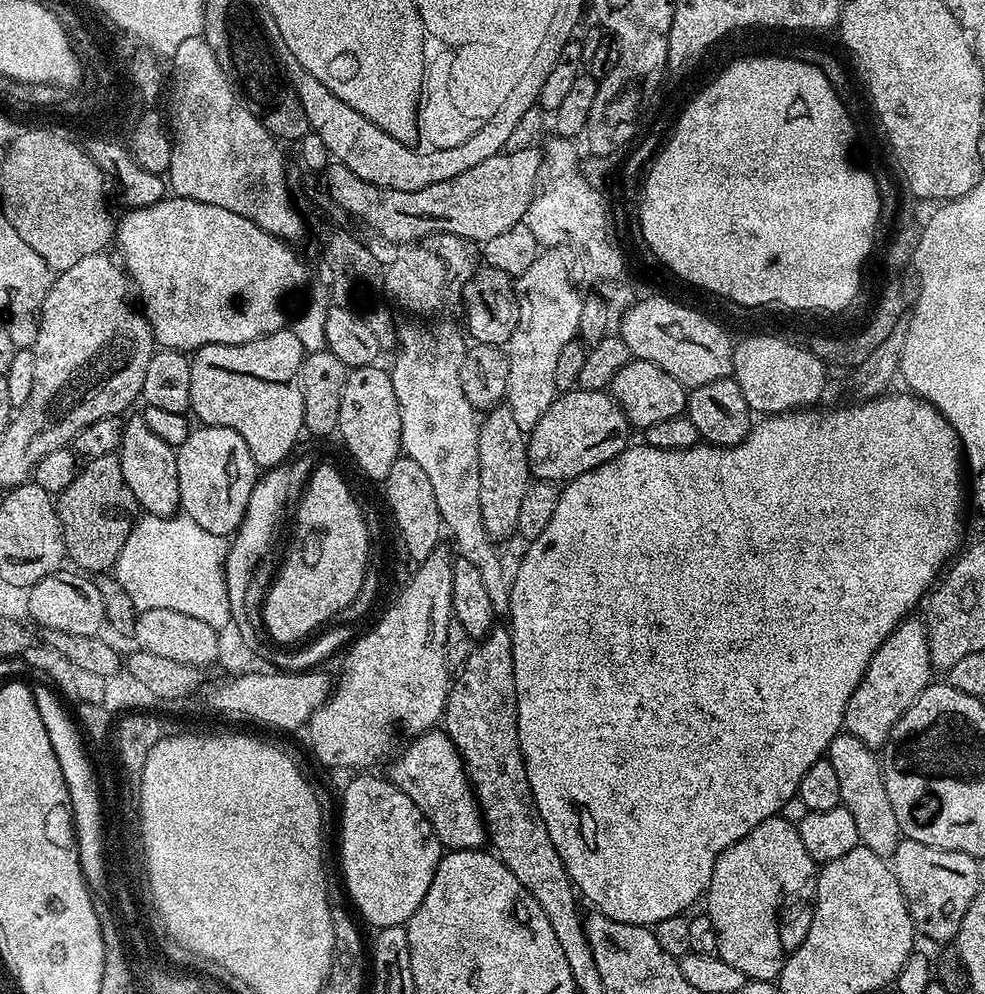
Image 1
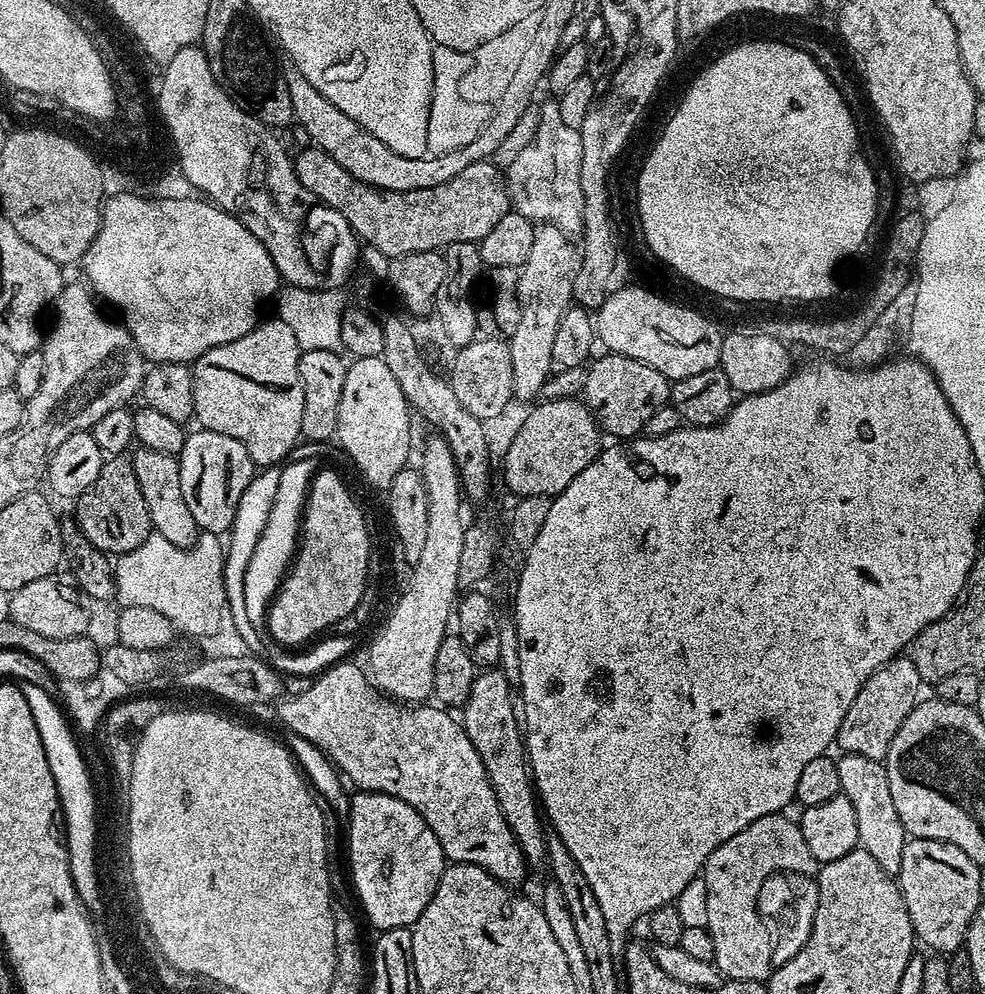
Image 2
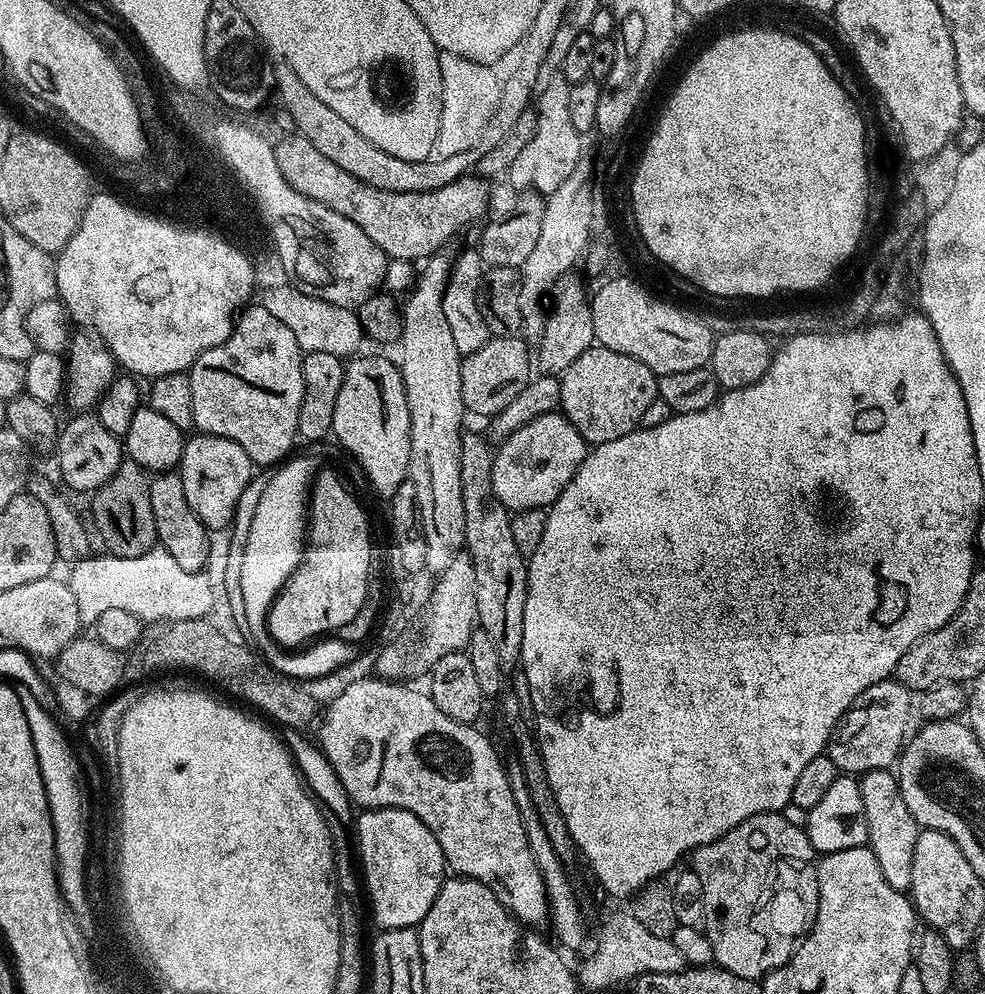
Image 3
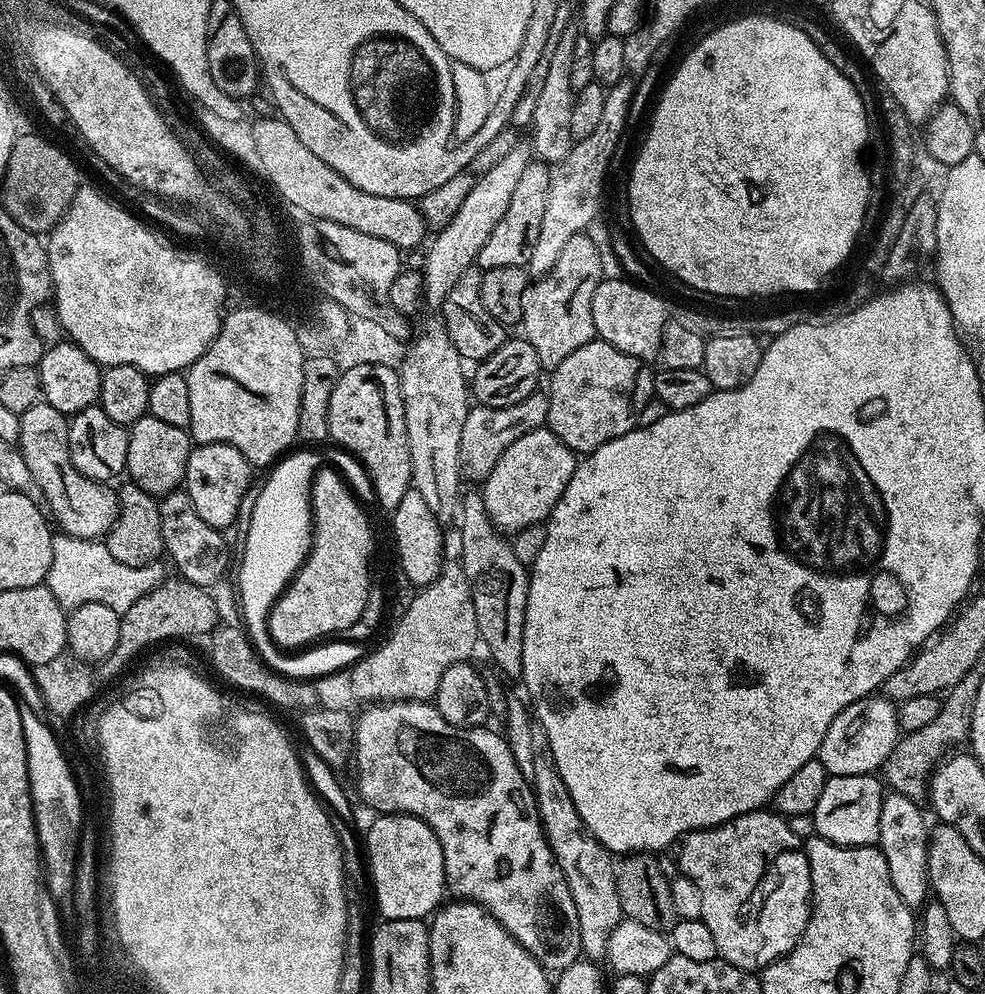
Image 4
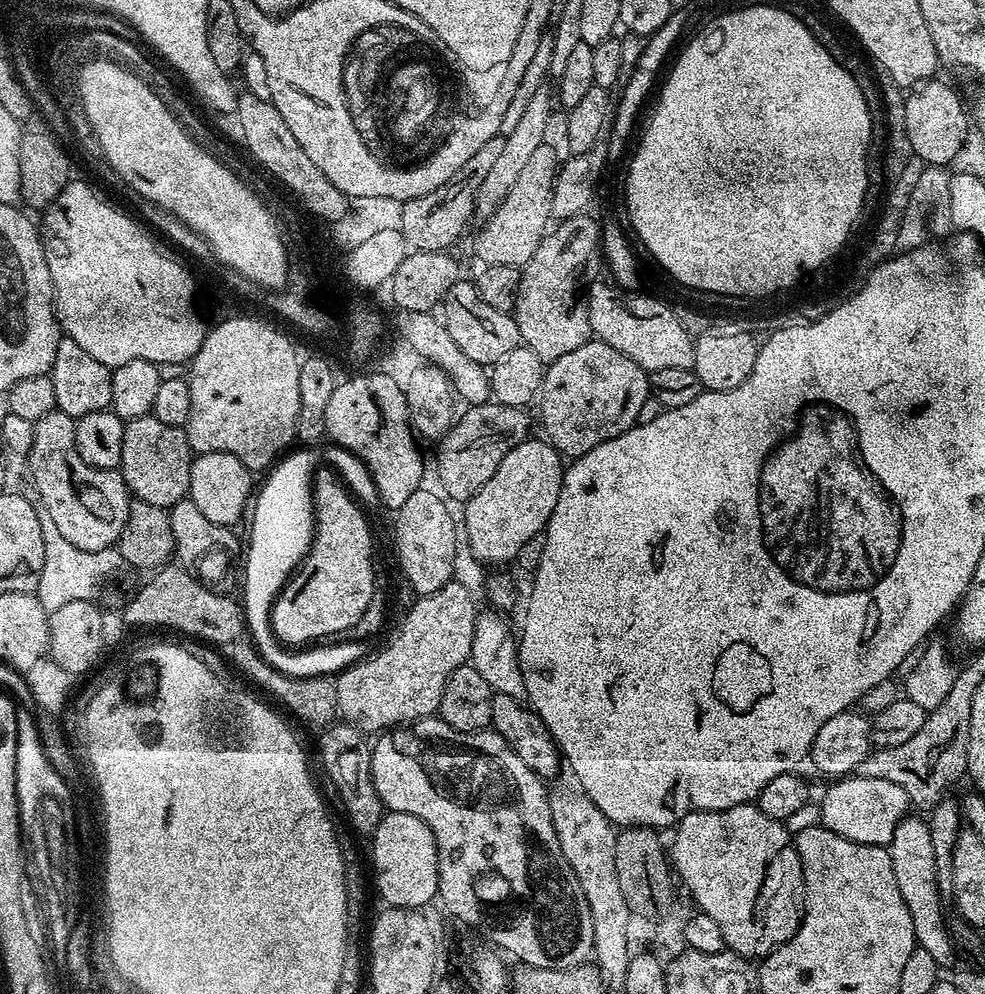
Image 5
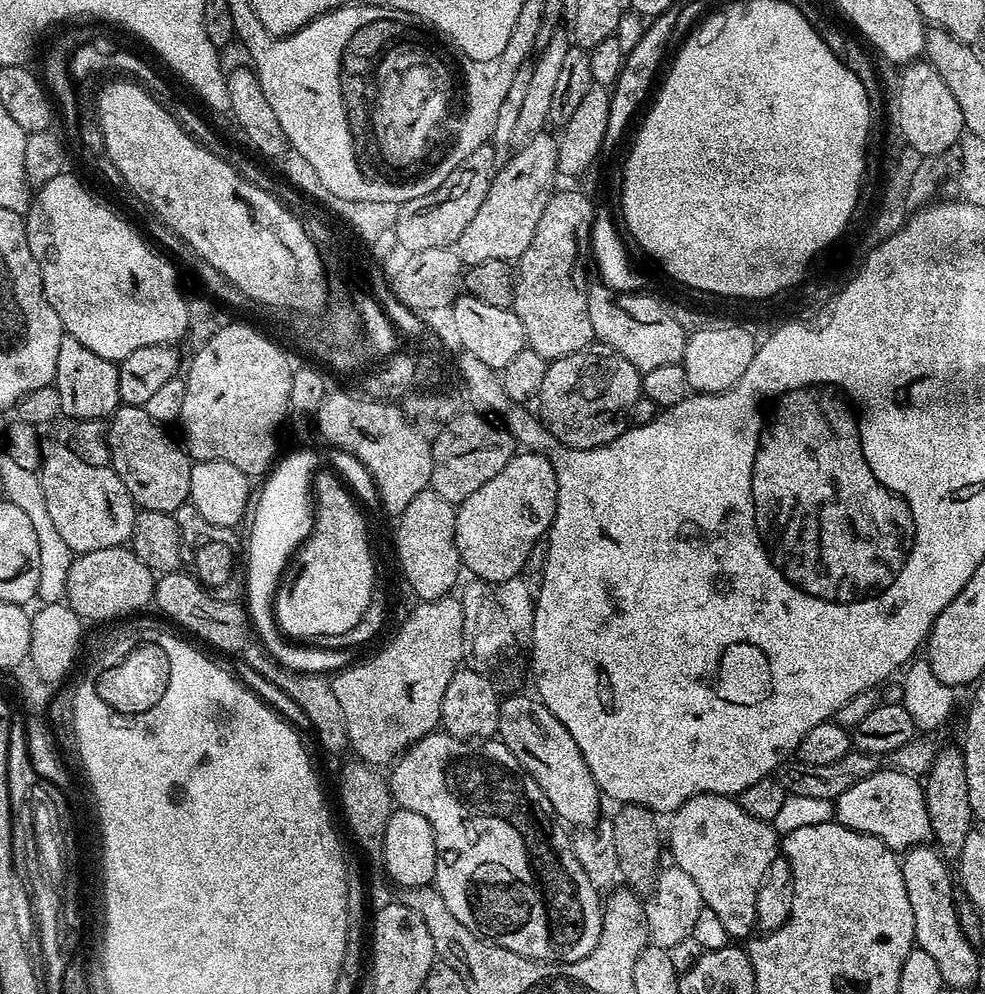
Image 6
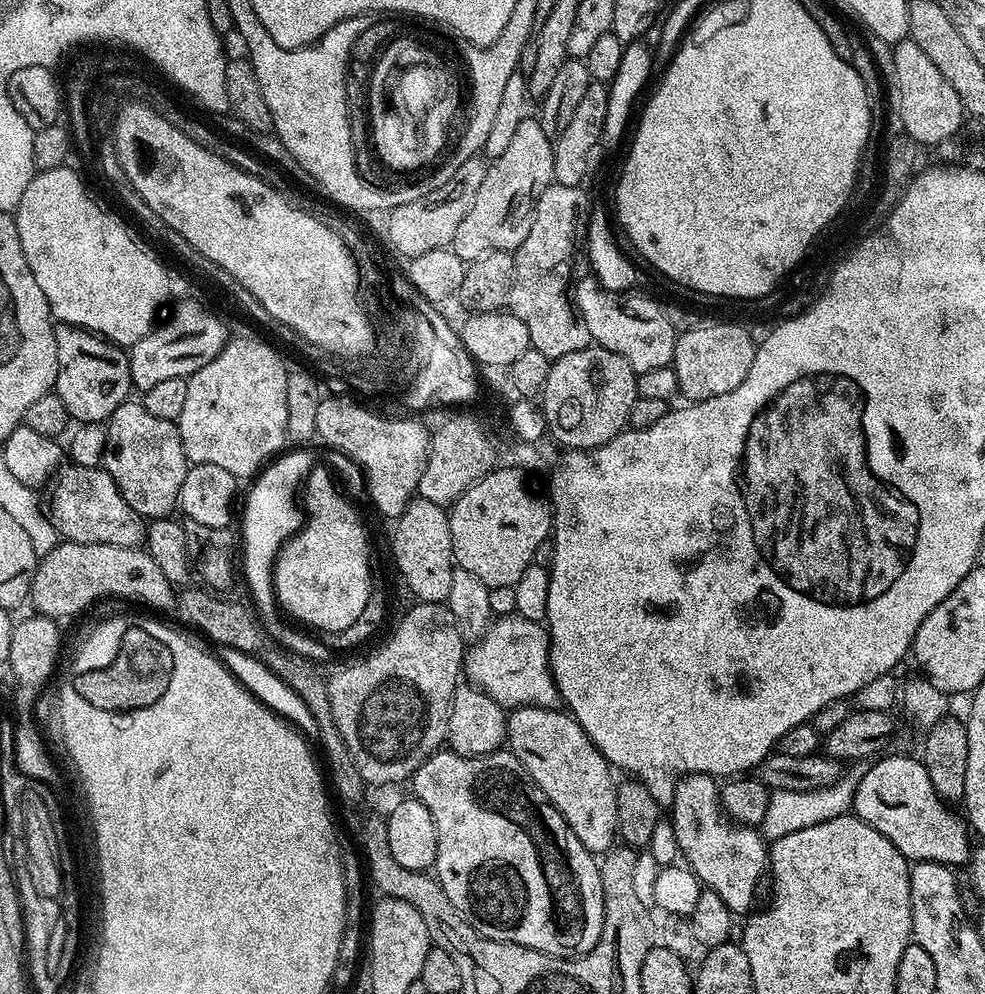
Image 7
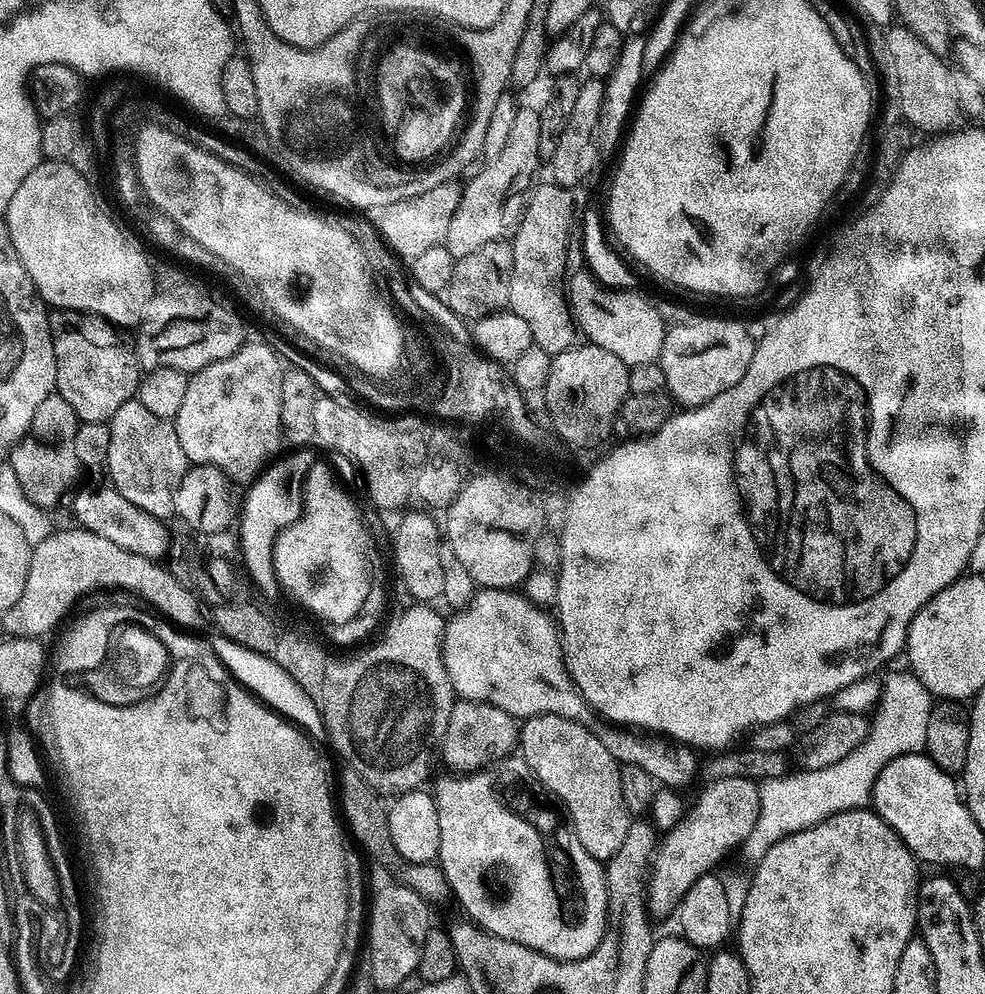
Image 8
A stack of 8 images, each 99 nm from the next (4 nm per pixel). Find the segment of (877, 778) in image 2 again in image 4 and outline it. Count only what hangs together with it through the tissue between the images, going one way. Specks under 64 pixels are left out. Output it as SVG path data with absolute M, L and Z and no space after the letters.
M889 791L880 801L880 817L878 818L878 834L880 853L886 858L886 870L890 870L890 882L894 882L894 890L898 890L898 898L906 902L906 906L913 910L923 909L930 896L928 883L928 834L930 831L929 821L924 821L920 813L921 805L909 796L903 796L897 792Z

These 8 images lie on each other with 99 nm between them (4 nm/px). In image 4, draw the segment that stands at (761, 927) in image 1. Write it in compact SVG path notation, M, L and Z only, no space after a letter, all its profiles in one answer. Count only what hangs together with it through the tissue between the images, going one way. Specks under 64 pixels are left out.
M772 810L759 812L747 812L727 820L713 828L699 828L696 832L690 832L679 841L680 868L684 876L696 887L700 895L699 919L706 922L710 934L714 934L714 943L718 946L718 957L726 961L730 966L738 966L745 970L755 969L758 965L758 950L760 949L760 937L755 927L744 925L740 915L748 904L748 899L755 894L756 888L761 887L764 874L769 864L778 854L794 852L801 847L802 840L790 830L787 819Z

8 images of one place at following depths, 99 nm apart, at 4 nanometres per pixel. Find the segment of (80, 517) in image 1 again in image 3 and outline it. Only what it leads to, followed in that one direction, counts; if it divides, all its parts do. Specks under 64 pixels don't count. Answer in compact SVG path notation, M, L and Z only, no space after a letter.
M127 458L121 460L118 470L95 493L93 500L96 501L92 504L92 516L111 555L134 558L157 547L154 509L150 506L150 476L142 466Z

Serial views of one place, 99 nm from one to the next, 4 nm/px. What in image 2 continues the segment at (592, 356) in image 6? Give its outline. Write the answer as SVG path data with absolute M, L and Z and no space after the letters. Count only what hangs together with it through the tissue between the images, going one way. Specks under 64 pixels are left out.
M615 354L597 355L587 365L586 384L582 393L584 405L596 417L596 423L612 438L636 438L643 433L646 422L654 410L670 400L670 381L654 366Z

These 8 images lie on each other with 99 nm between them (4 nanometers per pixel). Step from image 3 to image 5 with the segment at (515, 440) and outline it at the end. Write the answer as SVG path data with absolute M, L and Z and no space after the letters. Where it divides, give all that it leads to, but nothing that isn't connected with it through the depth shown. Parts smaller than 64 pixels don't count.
M529 438L515 444L502 458L498 470L463 505L462 536L468 539L468 548L476 560L484 564L509 564L516 559L518 550L547 529L550 514L558 506L562 478L566 467L560 452L547 439Z

